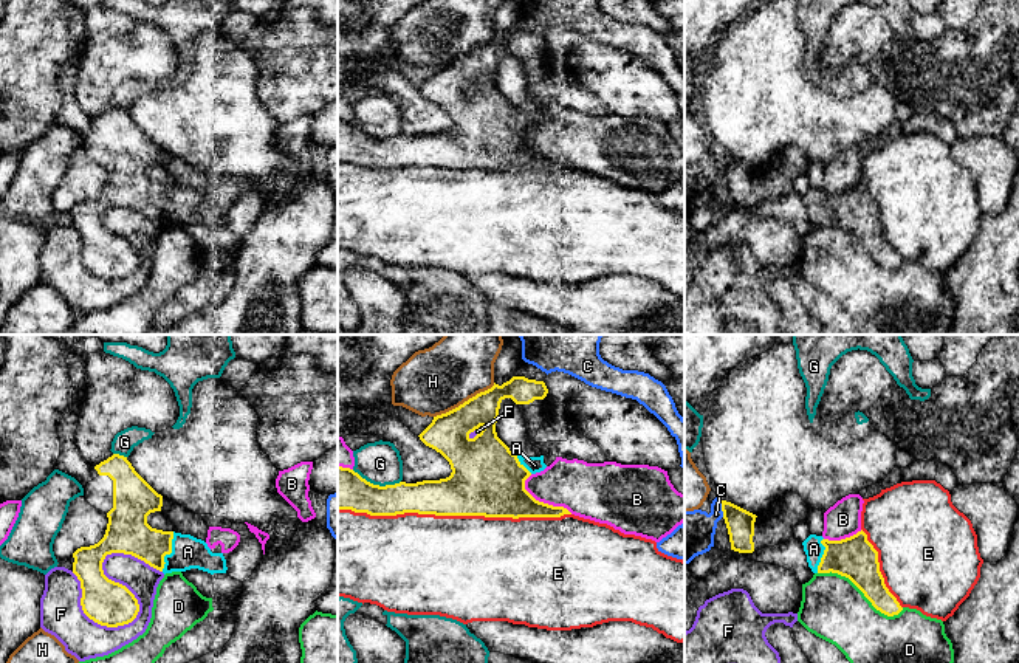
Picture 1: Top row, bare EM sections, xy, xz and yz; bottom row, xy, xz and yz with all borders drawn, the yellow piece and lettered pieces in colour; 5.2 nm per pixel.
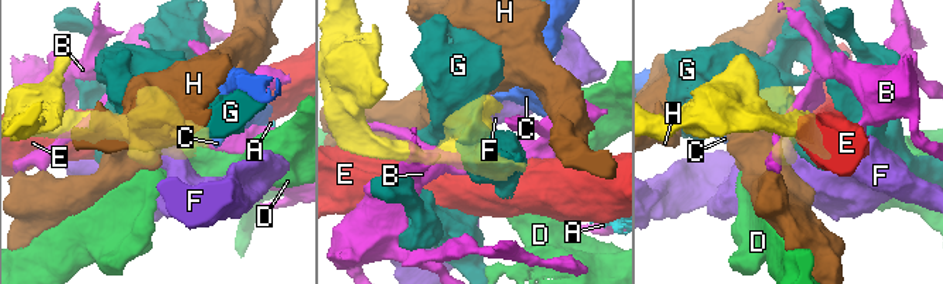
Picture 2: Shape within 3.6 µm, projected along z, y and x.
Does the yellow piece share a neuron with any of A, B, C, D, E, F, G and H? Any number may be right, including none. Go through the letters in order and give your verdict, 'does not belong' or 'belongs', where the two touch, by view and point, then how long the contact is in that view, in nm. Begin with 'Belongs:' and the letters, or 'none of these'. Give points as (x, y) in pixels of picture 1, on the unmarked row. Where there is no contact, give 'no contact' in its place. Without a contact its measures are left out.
Belongs: A
A: belongs; meets yellow in xy at (171, 205); contact 220 nm long
B: does not belong; meets yellow in xz at (545, 157); contact 300 nm long
C: does not belong; meets yellow in yz at (722, 161); contact 90 nm long
D: does not belong; meets yellow in yz at (861, 243); contact 480 nm long
E: does not belong; meets yellow in xz at (454, 168); contact 1200 nm long
F: does not belong; meets yellow in xy at (137, 254); contact 460 nm long
G: does not belong; meets yellow in xz at (377, 138); contact 260 nm long
H: does not belong; meets yellow in xz at (465, 54); contact 360 nm long

